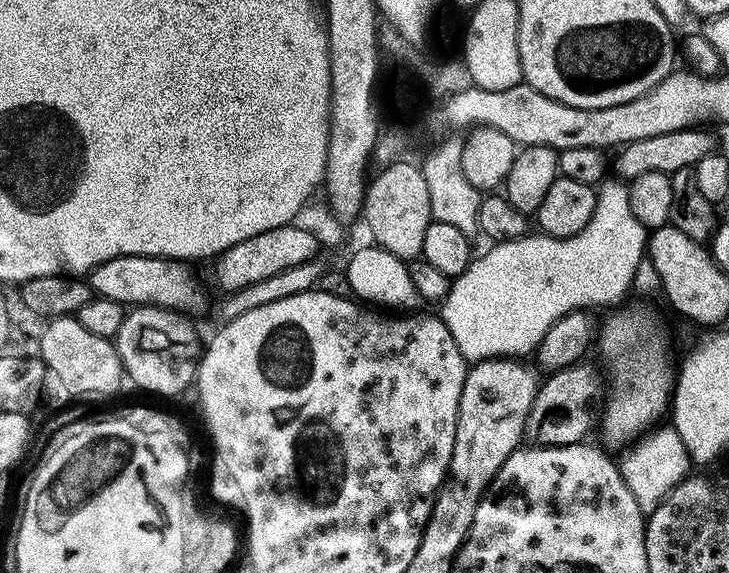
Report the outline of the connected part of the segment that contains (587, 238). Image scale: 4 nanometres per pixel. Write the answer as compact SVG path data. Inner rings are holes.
M608 176L597 185L596 188L596 202L592 218L582 231L570 237L558 238L549 236L543 232L534 232L520 236L518 239L504 240L491 245L490 250L486 251L482 256L478 255L471 259L469 265L462 271L462 273L452 280L452 286L448 291L447 298L441 301L440 304L440 317L445 326L450 330L450 334L454 335L454 342L458 343L458 350L461 350L464 360L470 364L482 360L491 360L497 358L522 358L531 355L537 345L540 344L550 328L566 313L571 311L581 311L591 309L590 306L606 306L610 308L613 306L621 305L625 300L624 296L627 294L637 272L638 268L643 263L647 253L647 237L648 230L639 222L632 212L629 200L629 185L619 177Z

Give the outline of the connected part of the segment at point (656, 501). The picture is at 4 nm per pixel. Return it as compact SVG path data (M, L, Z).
M656 426L645 432L625 451L629 452L618 462L622 478L626 486L630 486L630 494L634 494L638 506L646 514L653 512L689 476L694 464L678 430L673 426L664 427Z

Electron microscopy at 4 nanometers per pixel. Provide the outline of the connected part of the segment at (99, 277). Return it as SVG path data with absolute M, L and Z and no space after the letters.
M119 256L92 269L87 273L86 281L95 295L125 306L156 305L192 314L204 300L204 292L192 268L191 263L162 256Z

